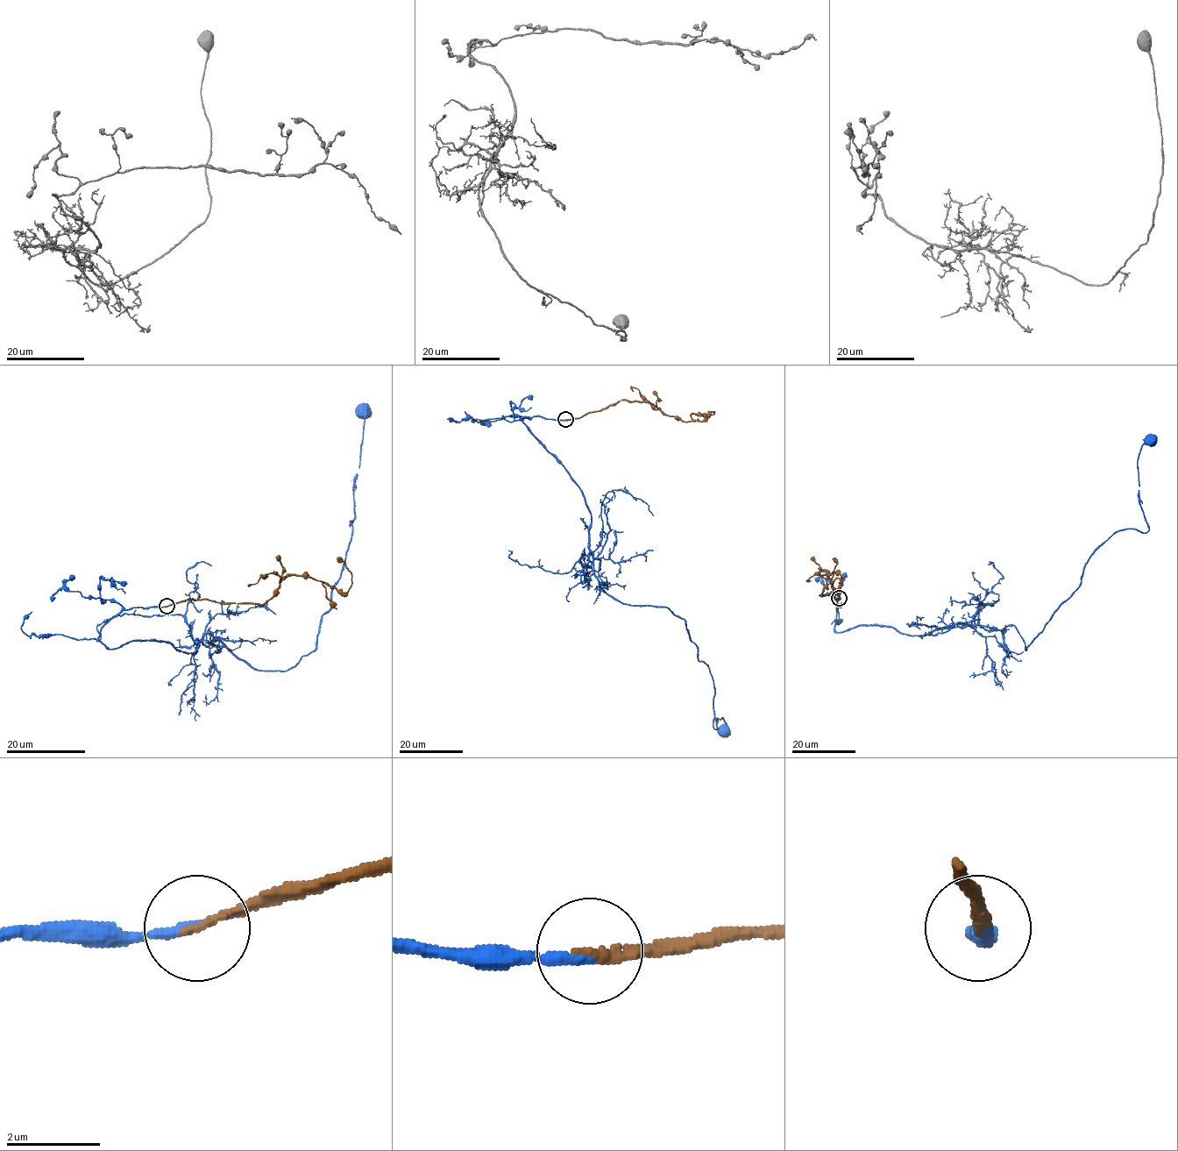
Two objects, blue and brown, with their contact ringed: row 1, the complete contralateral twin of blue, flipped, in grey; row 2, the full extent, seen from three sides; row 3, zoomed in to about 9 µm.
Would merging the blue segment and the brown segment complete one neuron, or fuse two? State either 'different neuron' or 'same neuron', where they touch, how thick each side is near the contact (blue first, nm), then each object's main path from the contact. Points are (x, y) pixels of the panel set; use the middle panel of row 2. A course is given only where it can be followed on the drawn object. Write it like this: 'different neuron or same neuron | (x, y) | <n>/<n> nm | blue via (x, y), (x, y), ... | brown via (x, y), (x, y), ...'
same neuron | (565, 419) | 240/190 nm | blue via (565, 420), (510, 415), (583, 493), (603, 590), (684, 620), (713, 680), (713, 726), (723, 718), (723, 730) | brown via (565, 419), (621, 400), (644, 401), (684, 422), (703, 421), (714, 414), (702, 415)

